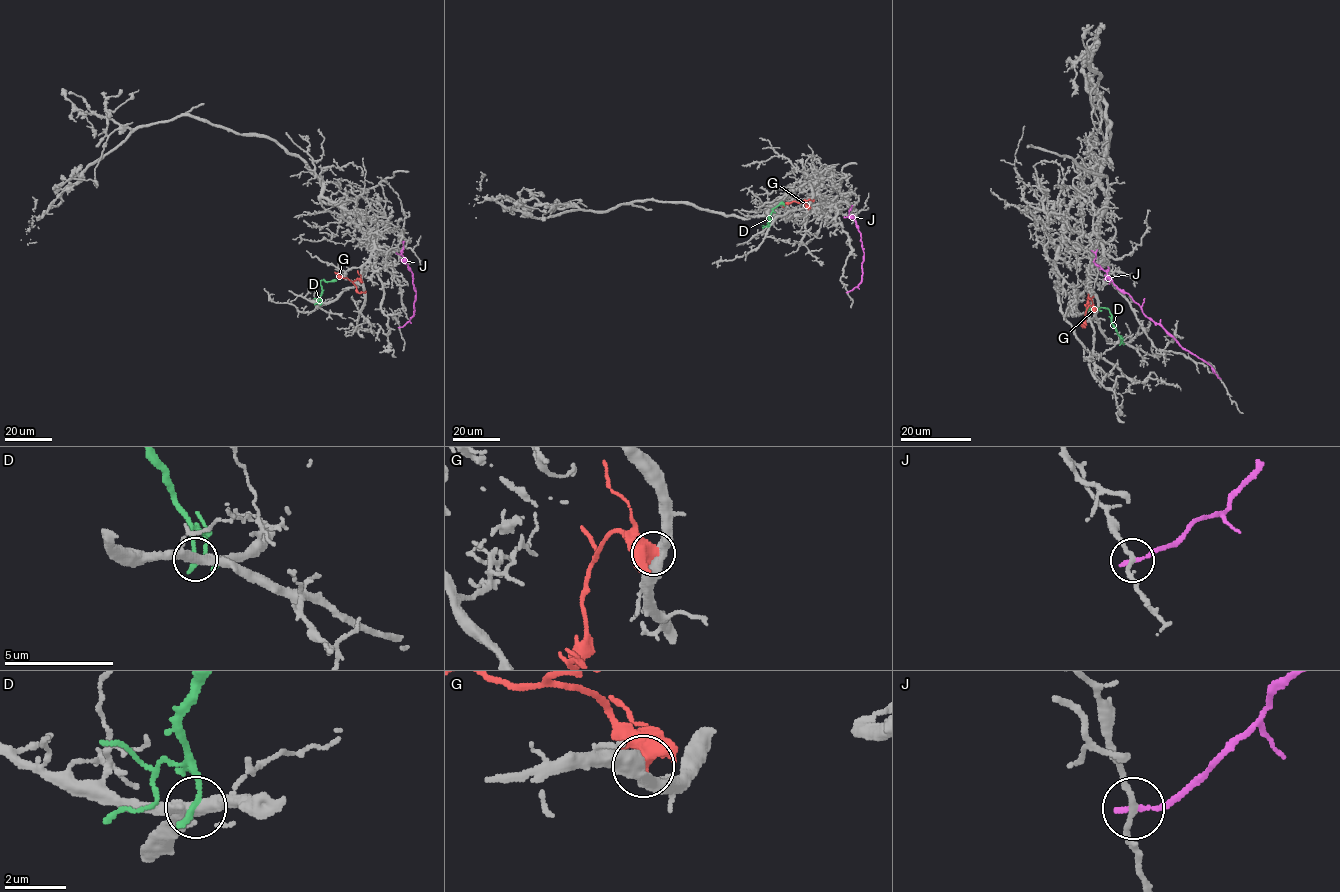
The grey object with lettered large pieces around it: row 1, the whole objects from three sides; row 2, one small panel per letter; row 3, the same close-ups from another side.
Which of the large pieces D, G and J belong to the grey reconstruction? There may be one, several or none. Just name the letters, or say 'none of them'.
none of them

